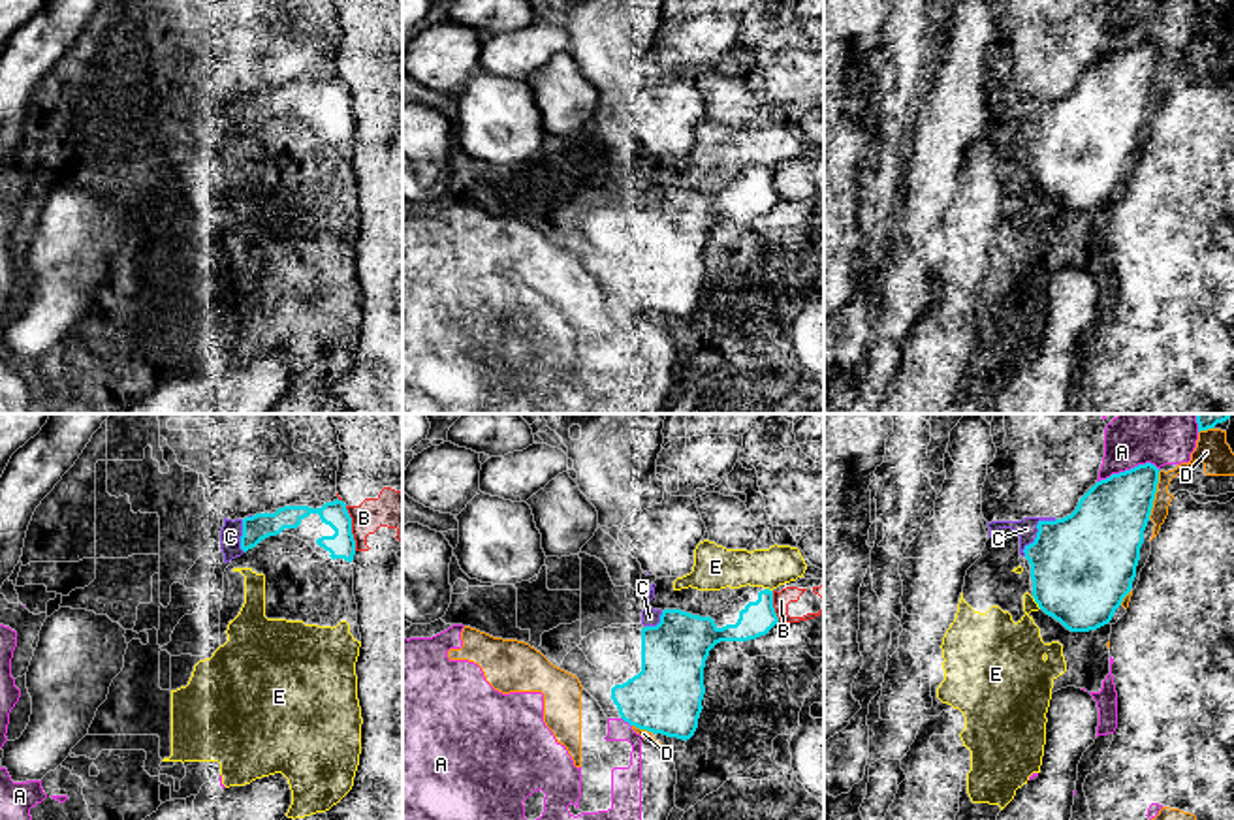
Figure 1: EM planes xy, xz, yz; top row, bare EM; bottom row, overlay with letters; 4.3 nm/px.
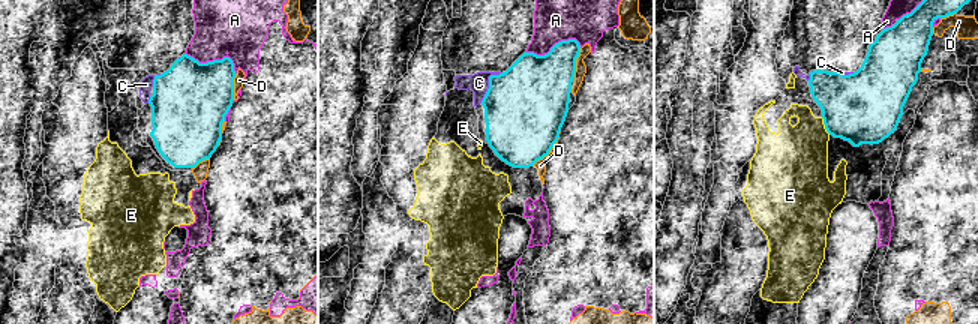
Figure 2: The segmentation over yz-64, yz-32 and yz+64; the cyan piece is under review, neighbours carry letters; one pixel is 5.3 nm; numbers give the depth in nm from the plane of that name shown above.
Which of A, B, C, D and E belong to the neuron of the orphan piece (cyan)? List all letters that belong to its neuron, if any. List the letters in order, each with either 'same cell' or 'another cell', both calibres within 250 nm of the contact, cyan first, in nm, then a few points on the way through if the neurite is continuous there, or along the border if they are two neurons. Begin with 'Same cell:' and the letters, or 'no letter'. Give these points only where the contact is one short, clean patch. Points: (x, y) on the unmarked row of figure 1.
Same cell: C
A: another cell | 320/200 nm
B: another cell | 110/170 nm | along xy (345, 85), (356, 128)
C: same cell | 440/90 nm
D: another cell | 320/70 nm
E: another cell | 440/280 nm

